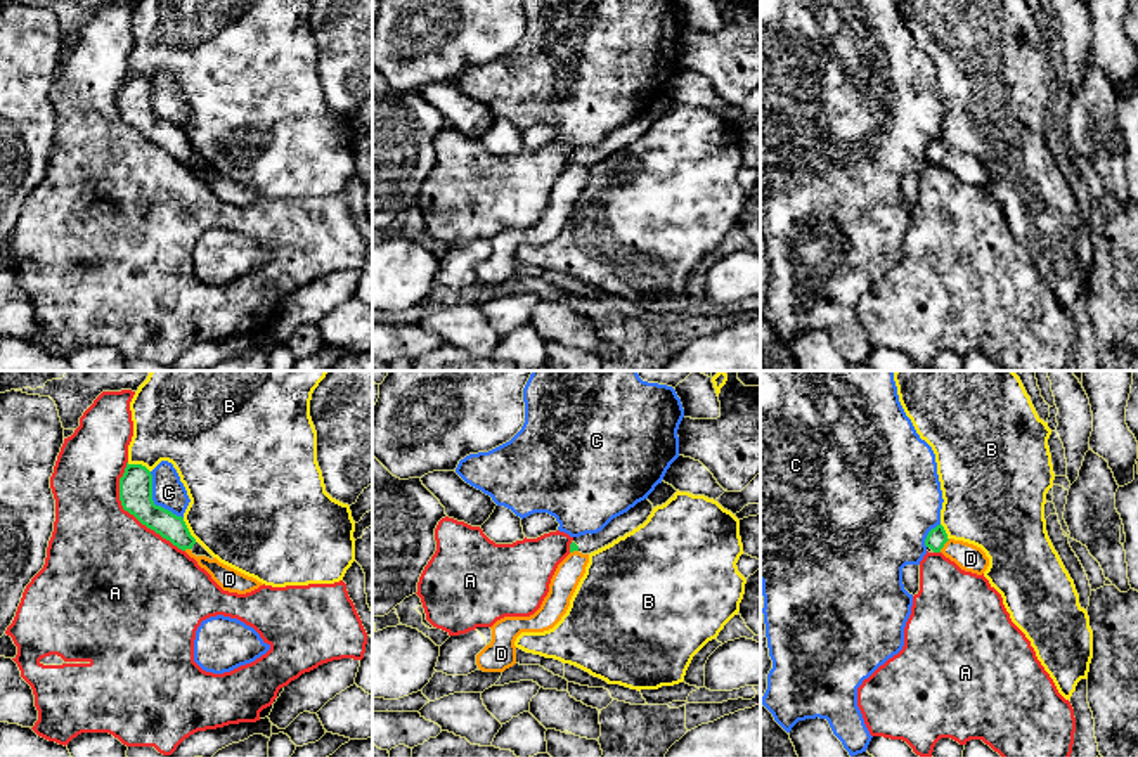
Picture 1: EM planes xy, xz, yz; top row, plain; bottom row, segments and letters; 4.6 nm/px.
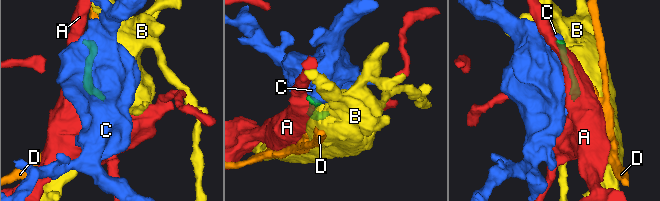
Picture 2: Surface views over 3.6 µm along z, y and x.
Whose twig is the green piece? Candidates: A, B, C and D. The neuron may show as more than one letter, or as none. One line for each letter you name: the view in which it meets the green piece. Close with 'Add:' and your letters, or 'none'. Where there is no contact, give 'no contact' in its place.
Add: none

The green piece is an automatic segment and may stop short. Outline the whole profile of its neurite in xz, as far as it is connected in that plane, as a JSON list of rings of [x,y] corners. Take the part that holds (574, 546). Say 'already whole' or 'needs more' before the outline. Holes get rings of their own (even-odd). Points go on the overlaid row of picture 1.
needs more; [[[648,499],[637,502],[627,513],[613,518],[601,532],[592,535],[585,534],[580,537],[573,537],[570,544],[570,553],[579,551],[582,554],[591,554],[611,544],[618,537],[624,537],[625,534],[643,525],[651,514],[651,511],[653,511],[653,504]]]

